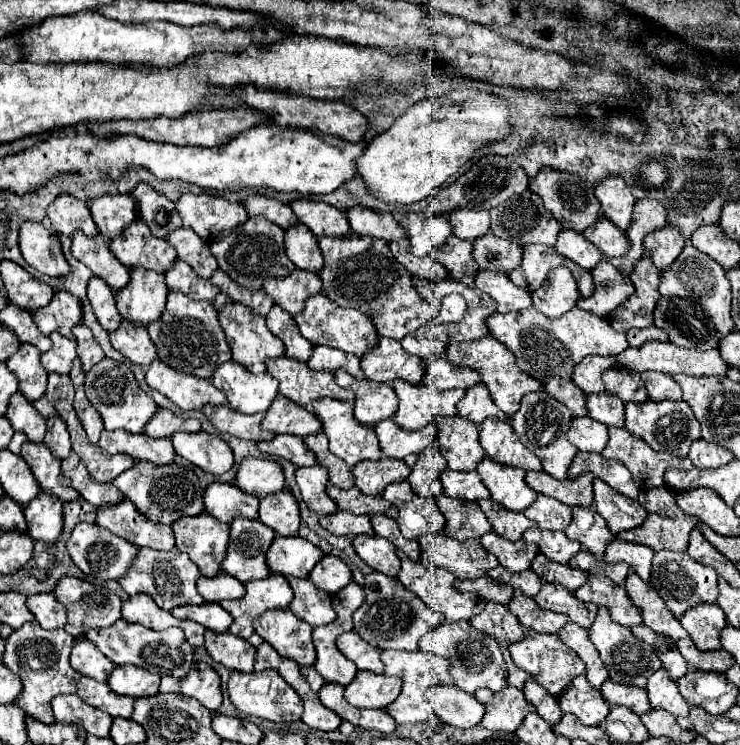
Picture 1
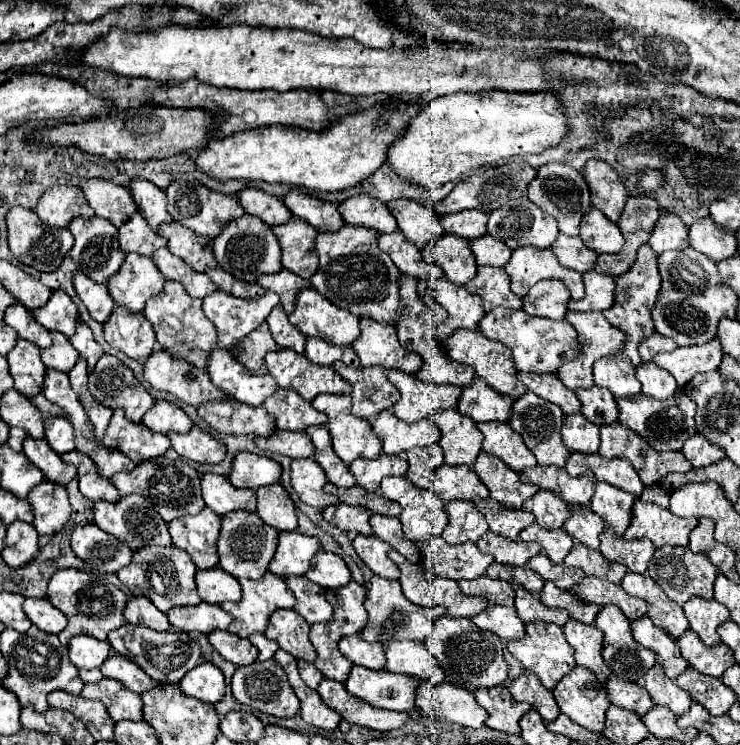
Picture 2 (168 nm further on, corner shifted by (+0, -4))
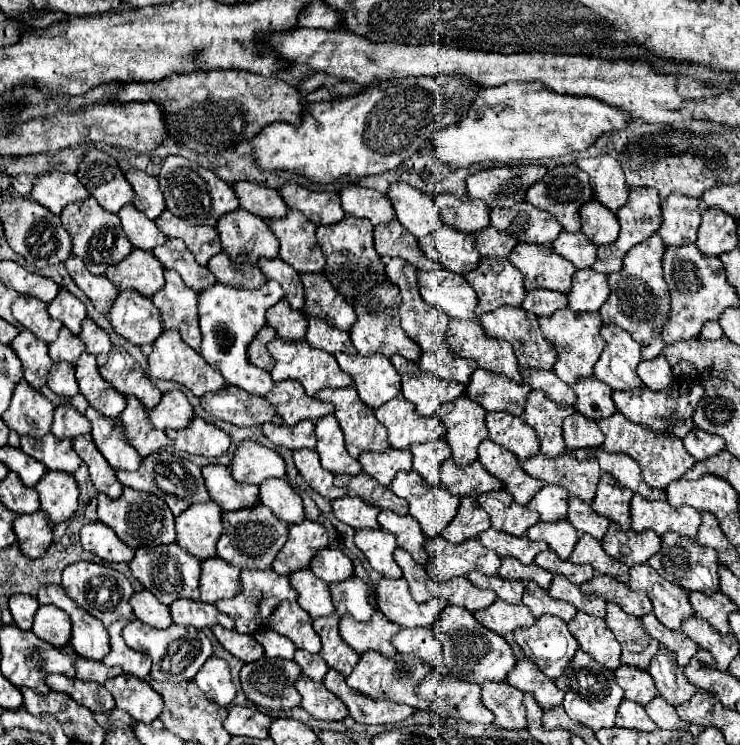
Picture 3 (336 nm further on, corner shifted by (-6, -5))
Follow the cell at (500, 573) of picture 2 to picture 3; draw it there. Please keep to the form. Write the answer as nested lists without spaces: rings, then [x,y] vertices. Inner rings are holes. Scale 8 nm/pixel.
[[[504,558],[502,566],[498,570],[498,576],[504,578],[504,580],[524,580],[524,582],[536,580],[538,586],[544,588],[544,590],[552,582],[552,574],[548,570],[544,570],[544,568],[536,566],[536,564],[528,564],[526,566],[520,560],[516,560],[516,558]]]

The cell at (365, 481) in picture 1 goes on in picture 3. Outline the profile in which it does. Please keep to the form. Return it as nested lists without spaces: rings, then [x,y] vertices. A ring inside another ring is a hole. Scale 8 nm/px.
[[[388,448],[382,454],[364,452],[364,454],[360,454],[358,462],[362,464],[362,470],[366,474],[370,474],[382,486],[388,486],[400,470],[404,470],[404,472],[412,470],[412,454],[410,454],[410,450]]]

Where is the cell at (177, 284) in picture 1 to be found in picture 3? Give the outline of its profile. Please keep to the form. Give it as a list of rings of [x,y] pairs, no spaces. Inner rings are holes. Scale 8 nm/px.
[[[168,240],[166,244],[156,246],[152,252],[166,270],[176,270],[182,276],[184,284],[190,286],[192,290],[200,292],[216,284],[216,278],[210,274],[210,270],[194,260],[192,252],[184,246],[184,242]]]

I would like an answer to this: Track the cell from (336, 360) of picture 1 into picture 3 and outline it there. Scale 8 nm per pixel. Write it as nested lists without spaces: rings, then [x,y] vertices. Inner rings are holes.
[[[308,318],[308,332],[306,332],[306,342],[312,348],[324,350],[328,354],[336,352],[346,352],[346,354],[358,354],[358,350],[352,346],[350,334],[336,330],[334,326],[326,324],[320,318]]]

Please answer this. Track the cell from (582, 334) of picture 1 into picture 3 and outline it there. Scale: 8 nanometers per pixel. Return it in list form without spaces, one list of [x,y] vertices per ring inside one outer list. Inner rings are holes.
[[[496,308],[488,314],[482,314],[480,324],[490,338],[502,338],[512,344],[520,368],[552,370],[552,362],[556,362],[556,348],[544,338],[544,334],[540,334],[538,318],[532,312],[526,312],[524,308]]]

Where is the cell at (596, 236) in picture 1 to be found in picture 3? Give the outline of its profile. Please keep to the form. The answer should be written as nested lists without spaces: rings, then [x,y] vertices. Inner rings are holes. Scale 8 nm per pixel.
[[[590,200],[586,202],[586,206],[580,208],[580,220],[582,220],[582,232],[596,246],[612,244],[618,238],[620,226],[616,216],[596,200]]]

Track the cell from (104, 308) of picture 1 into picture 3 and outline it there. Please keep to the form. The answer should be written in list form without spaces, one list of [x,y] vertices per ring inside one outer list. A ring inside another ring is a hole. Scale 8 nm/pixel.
[[[70,256],[64,264],[74,284],[92,300],[94,308],[102,314],[108,314],[110,306],[116,302],[116,296],[118,296],[116,286],[106,276],[90,274],[78,256]]]

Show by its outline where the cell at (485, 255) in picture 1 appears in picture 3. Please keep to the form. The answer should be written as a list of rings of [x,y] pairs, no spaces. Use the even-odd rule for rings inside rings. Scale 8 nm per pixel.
[[[488,226],[476,234],[476,248],[482,256],[508,258],[508,254],[512,252],[514,246],[516,246],[516,240],[498,232],[494,226]]]

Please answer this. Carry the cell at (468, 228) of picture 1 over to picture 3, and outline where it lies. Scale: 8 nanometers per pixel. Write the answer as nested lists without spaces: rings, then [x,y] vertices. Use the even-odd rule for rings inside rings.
[[[440,194],[434,198],[444,224],[456,228],[464,234],[476,234],[490,226],[490,210],[482,200],[454,198],[450,194]]]

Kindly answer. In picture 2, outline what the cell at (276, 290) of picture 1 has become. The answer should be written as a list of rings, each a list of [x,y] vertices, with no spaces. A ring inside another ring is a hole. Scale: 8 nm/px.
[[[282,269],[272,275],[262,275],[258,277],[258,283],[264,289],[272,289],[274,293],[280,295],[280,303],[286,313],[294,311],[296,293],[300,291],[300,287],[310,287],[310,281],[302,281],[300,277],[294,277],[294,273],[290,273],[288,269]]]

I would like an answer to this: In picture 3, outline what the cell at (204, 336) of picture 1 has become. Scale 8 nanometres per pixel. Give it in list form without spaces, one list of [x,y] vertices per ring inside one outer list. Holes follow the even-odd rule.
[[[166,270],[166,284],[152,296],[154,306],[160,310],[162,328],[178,330],[184,342],[200,352],[200,326],[198,326],[198,294],[188,288],[182,278]]]

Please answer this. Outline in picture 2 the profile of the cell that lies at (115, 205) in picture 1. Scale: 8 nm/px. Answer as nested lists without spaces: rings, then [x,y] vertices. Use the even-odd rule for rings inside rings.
[[[90,177],[82,181],[82,191],[96,215],[108,219],[116,227],[120,227],[136,213],[136,205],[130,191],[108,179]]]

